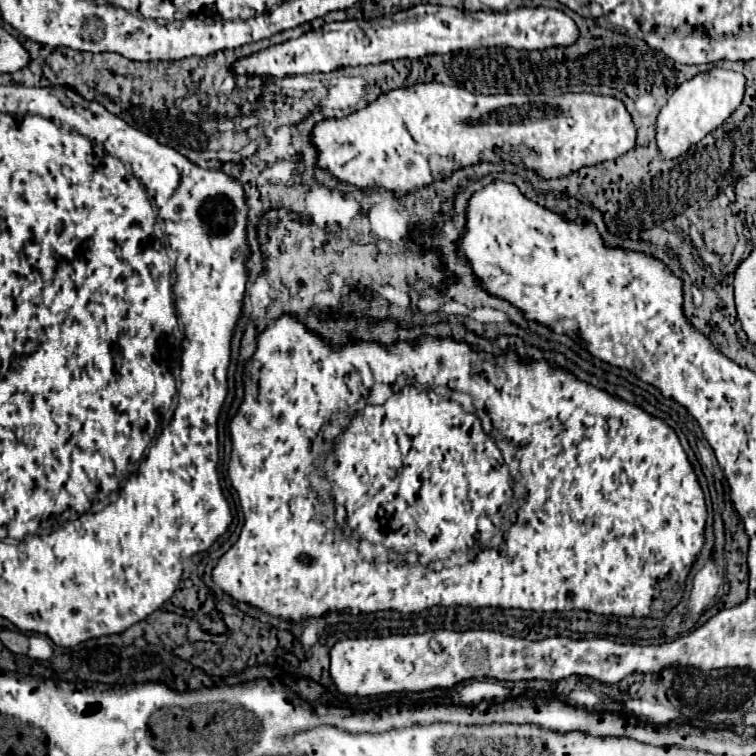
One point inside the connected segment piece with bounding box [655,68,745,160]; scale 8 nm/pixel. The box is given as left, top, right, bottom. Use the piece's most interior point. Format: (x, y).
(703, 103)

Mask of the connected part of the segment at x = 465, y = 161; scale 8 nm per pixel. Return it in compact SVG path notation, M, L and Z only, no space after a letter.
M437 82L379 94L375 102L345 118L325 118L317 122L309 134L317 148L317 168L327 170L335 180L353 184L363 192L369 188L383 188L397 198L413 190L423 190L433 182L447 180L455 170L481 162L511 162L523 170L533 170L541 180L565 178L585 166L595 166L629 152L635 146L635 136L635 124L617 98L597 94L483 96Z

